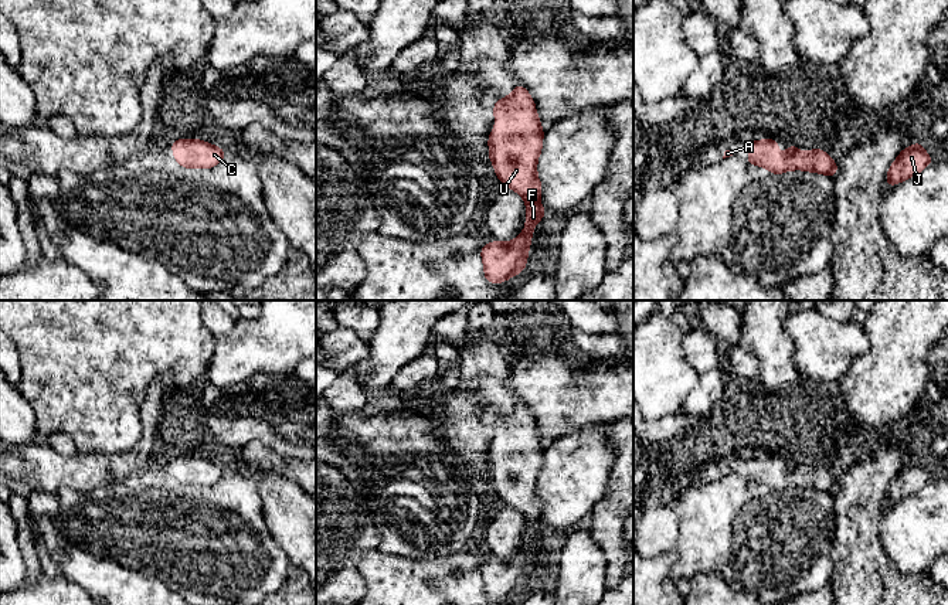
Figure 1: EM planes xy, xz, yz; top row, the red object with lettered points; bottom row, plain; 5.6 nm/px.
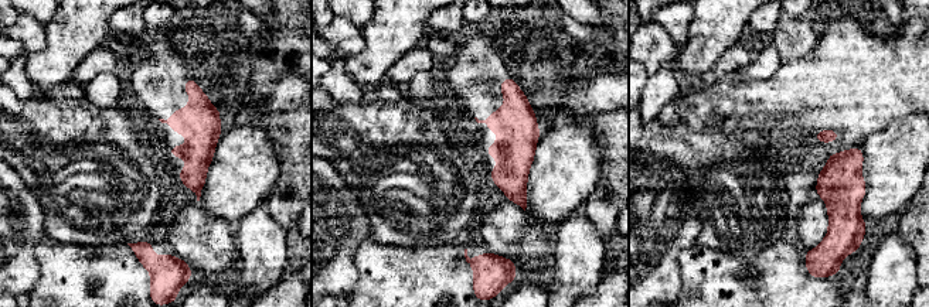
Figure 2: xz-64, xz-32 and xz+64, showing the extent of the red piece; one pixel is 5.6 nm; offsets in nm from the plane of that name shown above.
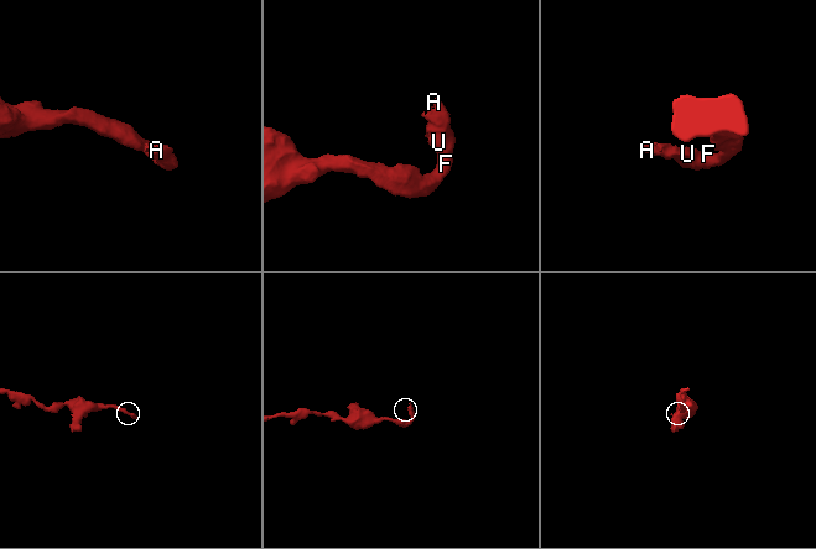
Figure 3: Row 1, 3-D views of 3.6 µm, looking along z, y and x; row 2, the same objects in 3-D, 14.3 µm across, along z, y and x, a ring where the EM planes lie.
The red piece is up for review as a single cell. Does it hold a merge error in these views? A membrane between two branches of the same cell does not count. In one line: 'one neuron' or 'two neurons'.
one neuron

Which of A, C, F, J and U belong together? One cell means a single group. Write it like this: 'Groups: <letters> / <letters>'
Groups: A C F J U

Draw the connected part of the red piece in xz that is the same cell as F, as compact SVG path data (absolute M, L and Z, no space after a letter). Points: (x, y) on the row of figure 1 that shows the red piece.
M521 84L512 95L500 98L493 106L496 128L489 133L489 154L497 179L520 194L526 203L526 227L510 242L492 241L480 248L485 279L502 283L520 275L527 265L534 225L547 215L540 204L541 181L537 160L543 150L544 129L534 99Z

